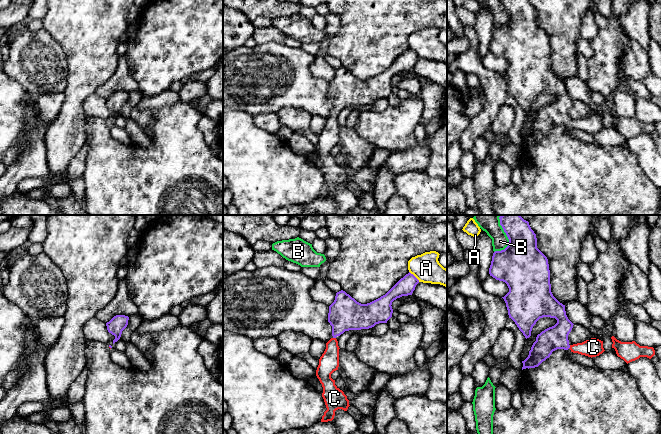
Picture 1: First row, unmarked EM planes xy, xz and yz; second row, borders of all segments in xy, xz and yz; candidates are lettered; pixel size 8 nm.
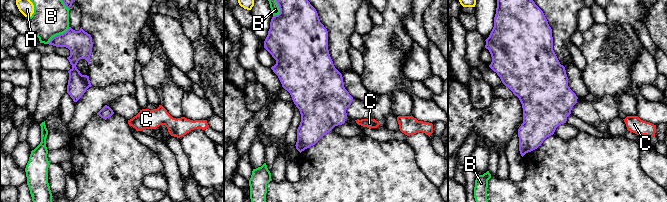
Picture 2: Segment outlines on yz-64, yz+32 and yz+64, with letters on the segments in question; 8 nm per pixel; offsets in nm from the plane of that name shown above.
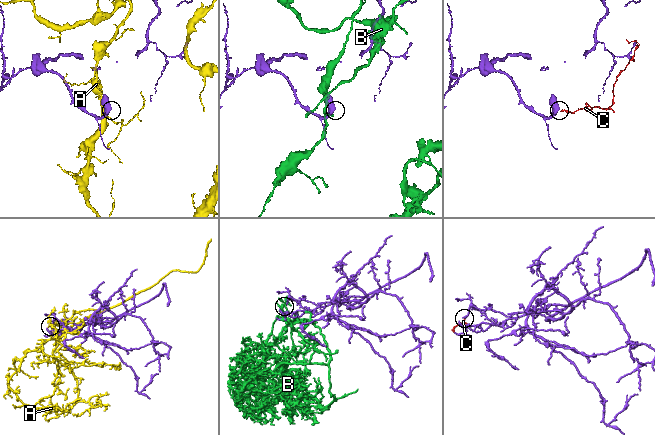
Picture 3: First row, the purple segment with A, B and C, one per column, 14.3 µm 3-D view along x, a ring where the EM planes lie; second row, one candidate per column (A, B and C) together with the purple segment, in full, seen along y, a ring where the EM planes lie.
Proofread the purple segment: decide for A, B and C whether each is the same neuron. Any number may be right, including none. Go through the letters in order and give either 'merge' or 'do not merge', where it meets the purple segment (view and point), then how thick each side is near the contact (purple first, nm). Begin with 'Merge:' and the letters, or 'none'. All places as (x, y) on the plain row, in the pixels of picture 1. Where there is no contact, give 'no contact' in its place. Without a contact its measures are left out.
Merge: C
A: do not merge; contact xz (414, 52); calibres 150 and 220 nm
B: do not merge; contact yz (509, 17); calibres 380 and 140 nm
C: merge; contact yz (569, 123); calibres 190 and 150 nm

